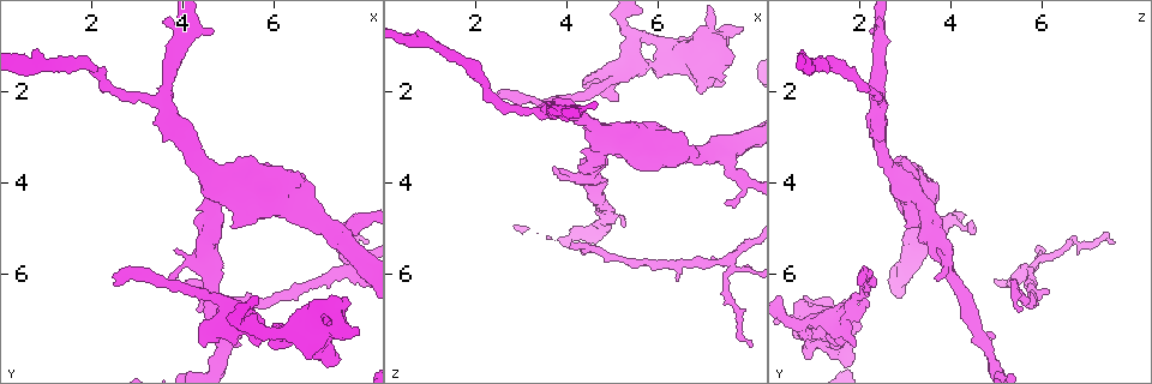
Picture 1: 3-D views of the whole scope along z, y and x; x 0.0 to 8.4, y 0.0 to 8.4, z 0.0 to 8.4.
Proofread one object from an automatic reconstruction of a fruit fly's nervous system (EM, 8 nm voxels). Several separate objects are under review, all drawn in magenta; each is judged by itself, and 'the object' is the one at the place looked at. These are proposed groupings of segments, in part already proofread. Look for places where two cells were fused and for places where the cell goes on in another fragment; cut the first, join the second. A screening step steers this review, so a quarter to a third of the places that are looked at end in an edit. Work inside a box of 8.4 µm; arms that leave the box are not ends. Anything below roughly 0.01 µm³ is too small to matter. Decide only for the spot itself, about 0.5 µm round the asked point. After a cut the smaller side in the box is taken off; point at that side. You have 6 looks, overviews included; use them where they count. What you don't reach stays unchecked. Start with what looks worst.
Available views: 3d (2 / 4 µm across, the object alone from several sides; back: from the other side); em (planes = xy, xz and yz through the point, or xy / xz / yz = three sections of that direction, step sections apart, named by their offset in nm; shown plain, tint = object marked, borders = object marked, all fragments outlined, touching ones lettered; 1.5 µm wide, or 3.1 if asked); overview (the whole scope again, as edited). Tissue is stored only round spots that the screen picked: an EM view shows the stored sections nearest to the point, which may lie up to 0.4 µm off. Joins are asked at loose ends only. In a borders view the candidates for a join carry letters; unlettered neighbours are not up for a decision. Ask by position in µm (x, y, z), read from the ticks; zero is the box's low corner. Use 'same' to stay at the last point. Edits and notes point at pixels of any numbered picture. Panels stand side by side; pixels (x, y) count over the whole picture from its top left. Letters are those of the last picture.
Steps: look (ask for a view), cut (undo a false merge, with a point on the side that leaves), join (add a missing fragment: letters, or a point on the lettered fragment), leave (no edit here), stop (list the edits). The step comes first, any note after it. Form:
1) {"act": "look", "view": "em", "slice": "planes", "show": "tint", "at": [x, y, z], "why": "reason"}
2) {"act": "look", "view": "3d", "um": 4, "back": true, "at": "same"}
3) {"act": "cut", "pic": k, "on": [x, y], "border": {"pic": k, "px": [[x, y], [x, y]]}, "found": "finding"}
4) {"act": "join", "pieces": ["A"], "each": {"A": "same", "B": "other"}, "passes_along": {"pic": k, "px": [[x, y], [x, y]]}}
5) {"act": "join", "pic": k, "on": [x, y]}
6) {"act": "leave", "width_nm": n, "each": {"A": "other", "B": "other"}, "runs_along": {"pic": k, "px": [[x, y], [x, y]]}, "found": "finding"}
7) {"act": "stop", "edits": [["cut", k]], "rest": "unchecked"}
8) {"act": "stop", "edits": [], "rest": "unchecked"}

{"act": "look", "view": "3d", "um": 2, "at": [2.50, 6.25, 2.05], "why": "end of a long branch"}

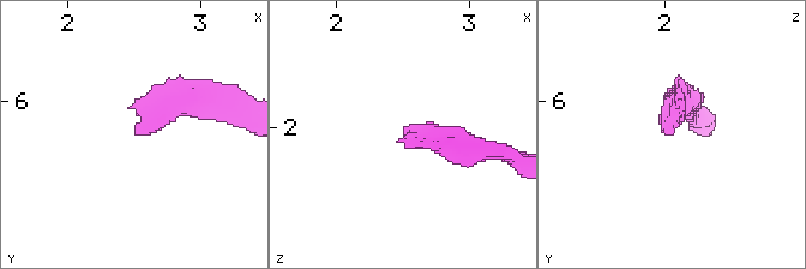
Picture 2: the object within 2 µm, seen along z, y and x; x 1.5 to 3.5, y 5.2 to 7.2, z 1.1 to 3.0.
{"act": "look", "view": "em", "slice": "yz", "step": 8, "show": "borders", "at": [2.50, 6.22, 2.00], "why": "shape alone is not enough"}

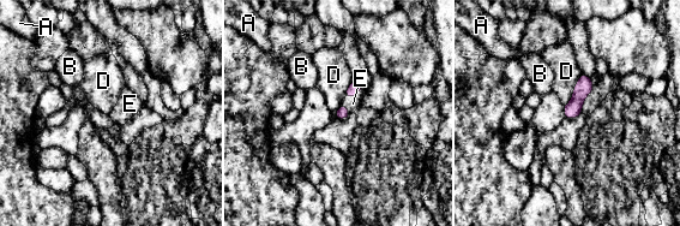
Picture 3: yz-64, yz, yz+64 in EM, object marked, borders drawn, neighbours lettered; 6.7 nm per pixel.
{"act": "join", "pieces": ["E"], "each": {"A": "other", "B": "other", "D": "other", "E": "same"}, "passes_along": {"pic": 3, "px": [[354, 87], [353, 96], [353, 103]]}, "found": "the cell continues"}

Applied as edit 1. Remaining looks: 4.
{"act": "look", "view": "overview"}

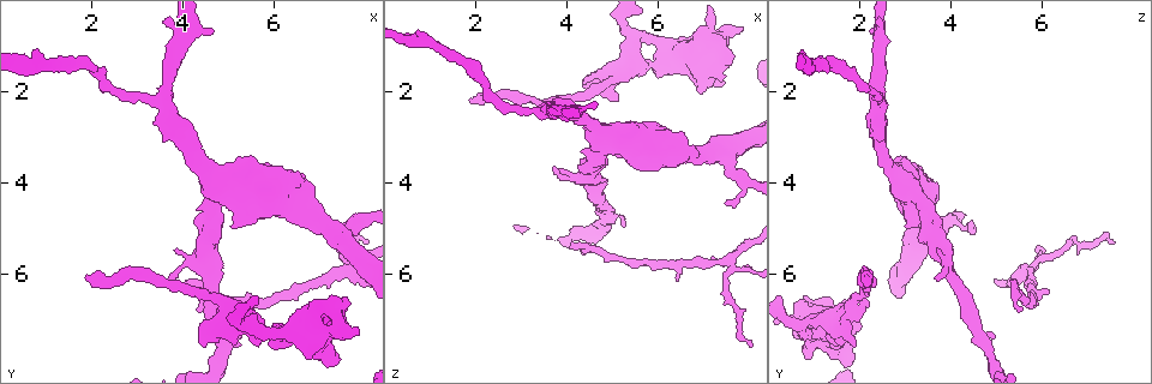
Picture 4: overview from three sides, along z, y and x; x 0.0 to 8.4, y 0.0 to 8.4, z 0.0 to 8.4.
{"act": "look", "view": "3d", "um": 2, "back": true, "at": [7.45, 4.95, 4.40], "why": "branch stops here"}

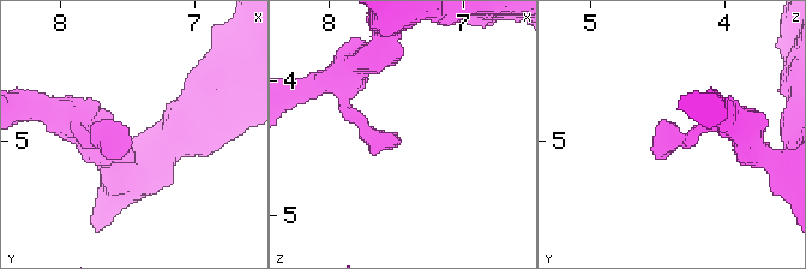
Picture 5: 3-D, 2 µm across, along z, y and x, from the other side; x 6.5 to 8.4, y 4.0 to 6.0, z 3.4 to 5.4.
{"act": "look", "view": "em", "slice": "planes", "show": "borders", "at": [7.44, 4.98, 4.46]}

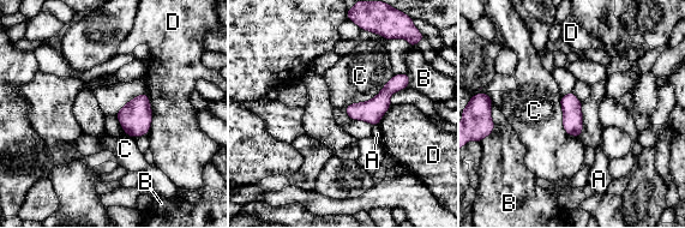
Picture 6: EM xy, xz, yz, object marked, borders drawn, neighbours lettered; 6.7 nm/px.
{"act": "leave", "longest_contact_nm": ["C", 400], "each": {"A": "other", "B": "other", "C": "other", "D": "other"}, "found": "none of them fits"}

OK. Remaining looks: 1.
{"act": "stop", "edits": [["join", 3]], "rest": "unchecked"}

